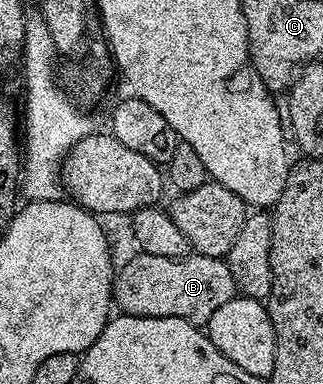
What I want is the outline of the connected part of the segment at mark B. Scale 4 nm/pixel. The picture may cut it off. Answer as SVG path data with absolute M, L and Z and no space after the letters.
M142 251L136 254L124 265L118 266L111 283L111 299L120 314L128 317L176 317L185 319L191 325L203 327L206 326L209 315L217 311L217 307L229 303L229 299L237 296L233 271L229 271L224 258L206 257L196 252L182 259L165 259L161 255L149 255Z

